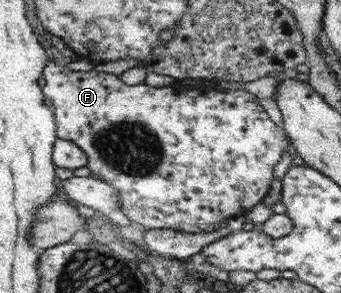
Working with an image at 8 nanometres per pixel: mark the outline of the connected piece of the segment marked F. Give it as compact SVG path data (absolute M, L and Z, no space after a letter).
M51 60L44 74L43 91L47 98L53 102L53 113L57 119L57 137L74 141L80 145L90 157L89 168L102 180L119 189L124 210L130 215L132 221L143 225L146 229L174 229L187 233L209 233L213 231L215 225L235 217L235 215L247 215L247 211L257 205L263 197L267 197L271 189L271 179L275 173L275 165L283 157L283 153L288 151L289 143L285 138L284 131L281 131L269 115L263 111L263 107L257 105L255 95L248 93L244 89L236 91L211 89L175 89L171 86L162 88L152 87L147 84L127 85L121 77L109 75L109 73L99 73L99 71L71 71L69 67L63 67L53 63Z

